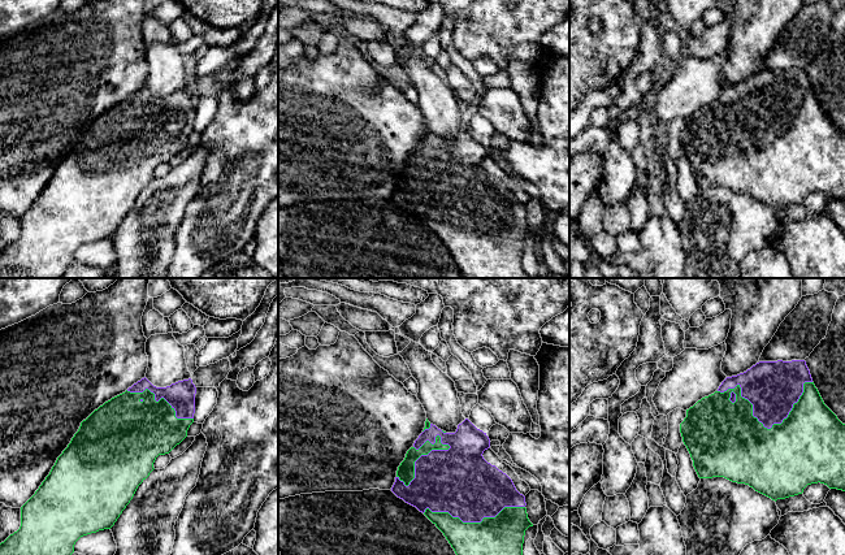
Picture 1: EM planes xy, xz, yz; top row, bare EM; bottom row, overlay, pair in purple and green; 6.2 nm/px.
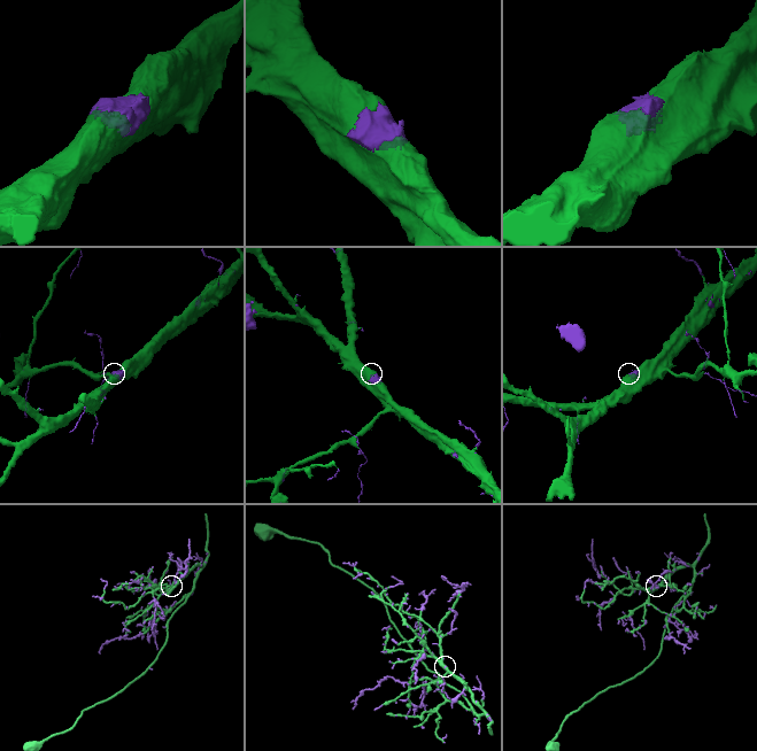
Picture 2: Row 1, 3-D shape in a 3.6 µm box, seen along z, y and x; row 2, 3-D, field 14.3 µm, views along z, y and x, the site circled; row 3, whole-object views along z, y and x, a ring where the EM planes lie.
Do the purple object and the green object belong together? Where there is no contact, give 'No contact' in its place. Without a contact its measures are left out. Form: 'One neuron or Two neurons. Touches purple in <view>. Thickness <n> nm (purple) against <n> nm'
One neuron. Touches purple in yz. Thickness 320 nm (purple) against 460 nm

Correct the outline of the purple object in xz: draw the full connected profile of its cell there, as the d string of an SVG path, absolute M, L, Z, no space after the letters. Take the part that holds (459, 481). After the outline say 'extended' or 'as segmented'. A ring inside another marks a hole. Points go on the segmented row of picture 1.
M426 419L422 433L398 467L391 491L422 512L443 533L456 555L523 555L525 530L533 526L528 519L525 497L506 473L484 459L482 454L489 447L486 433L468 419L458 425L455 433L446 433Z | extended

